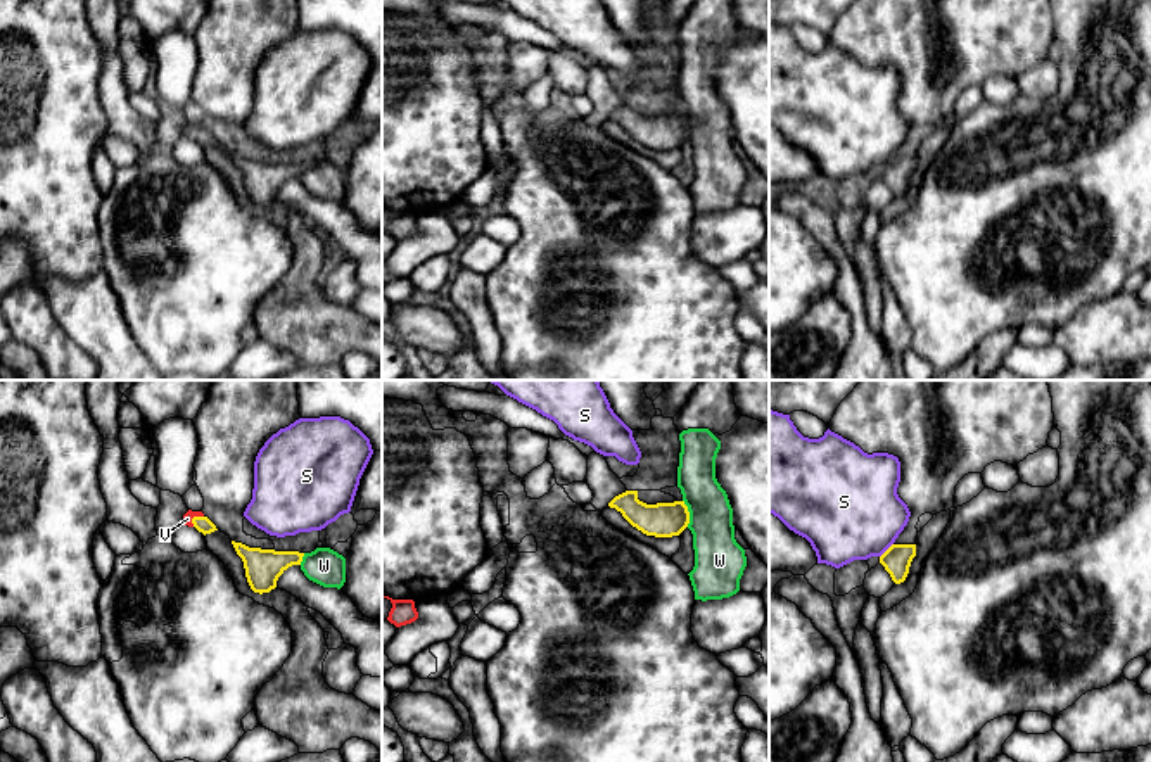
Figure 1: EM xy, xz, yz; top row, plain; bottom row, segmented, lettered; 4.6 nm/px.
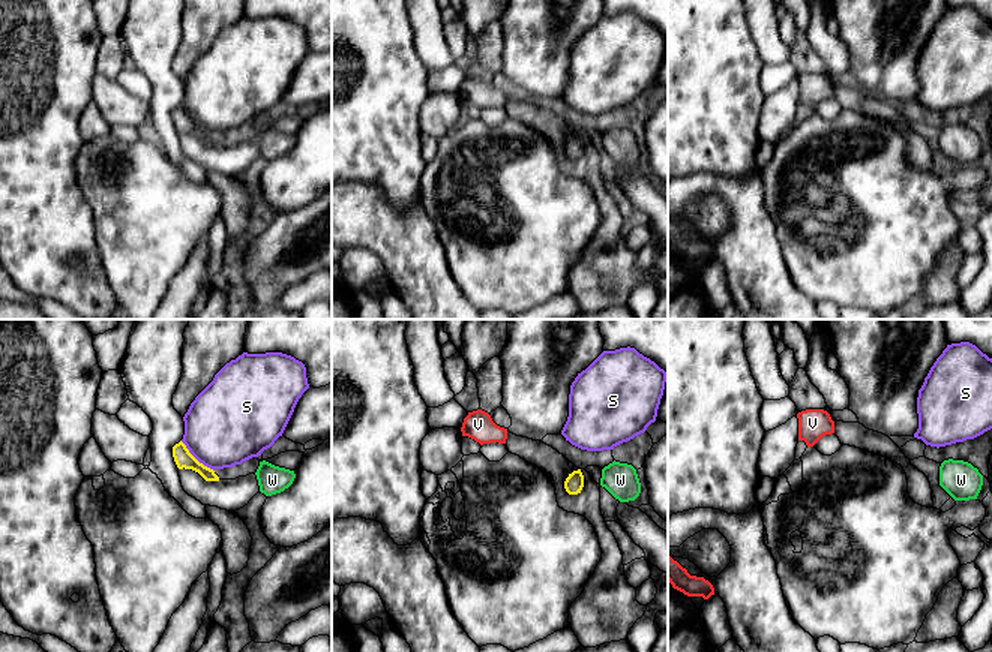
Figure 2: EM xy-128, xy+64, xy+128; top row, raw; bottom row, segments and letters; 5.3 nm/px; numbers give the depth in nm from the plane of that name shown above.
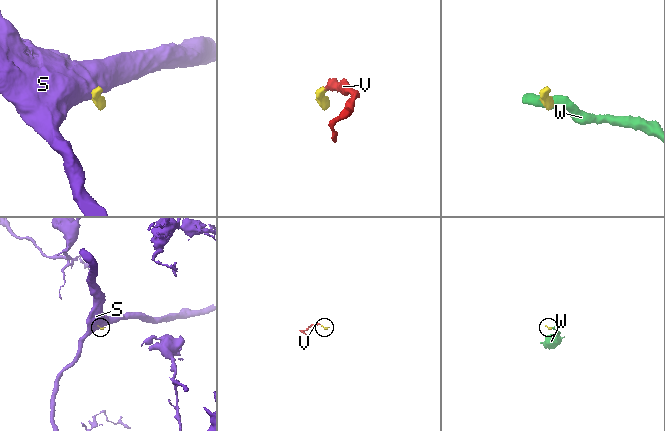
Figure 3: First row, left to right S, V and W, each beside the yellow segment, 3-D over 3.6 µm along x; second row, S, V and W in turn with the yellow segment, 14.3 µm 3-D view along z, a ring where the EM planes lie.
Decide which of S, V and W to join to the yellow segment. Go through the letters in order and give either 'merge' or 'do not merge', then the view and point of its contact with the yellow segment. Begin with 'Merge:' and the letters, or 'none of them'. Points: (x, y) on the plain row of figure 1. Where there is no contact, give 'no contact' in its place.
Merge: V
S: do not merge; meets yellow in yz at (887, 163)
V: merge; meets yellow in xy at (194, 130)
W: do not merge; meets yellow in xz at (688, 126)

